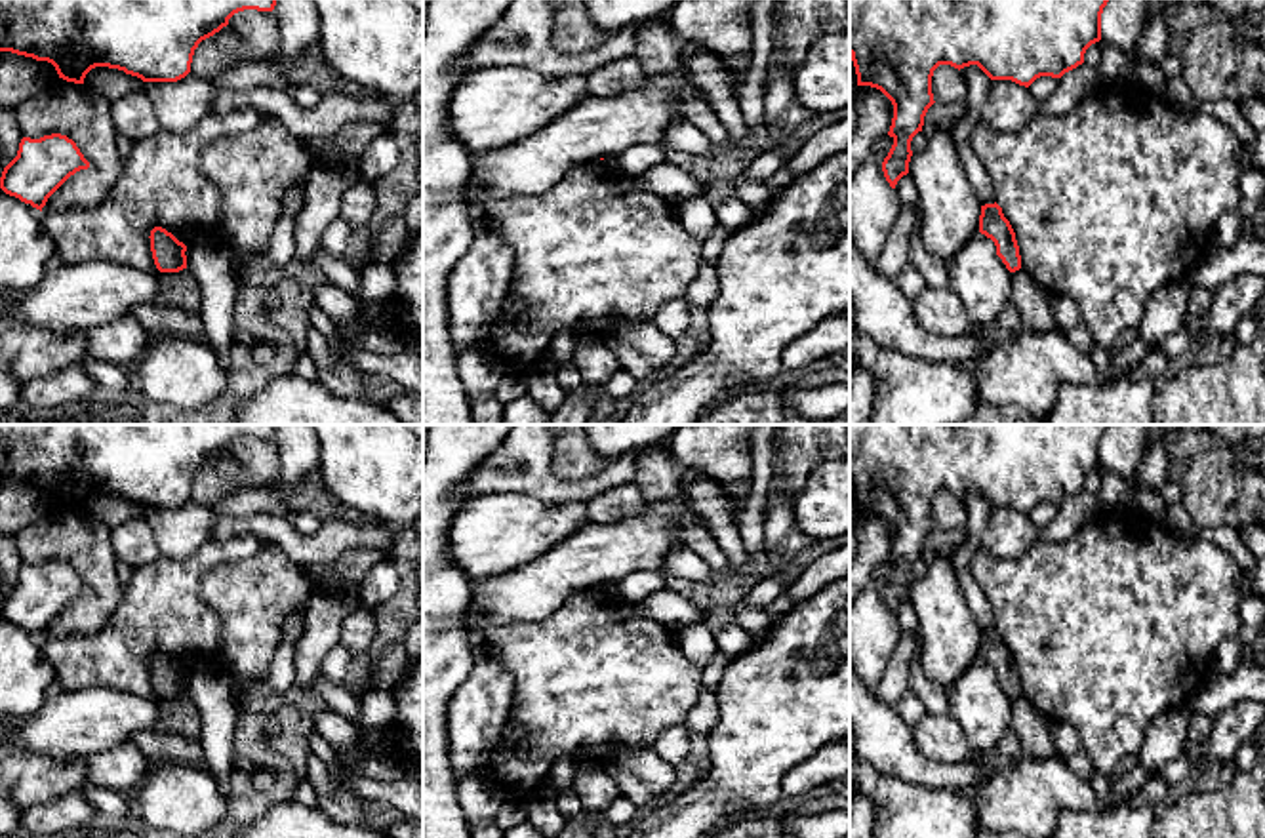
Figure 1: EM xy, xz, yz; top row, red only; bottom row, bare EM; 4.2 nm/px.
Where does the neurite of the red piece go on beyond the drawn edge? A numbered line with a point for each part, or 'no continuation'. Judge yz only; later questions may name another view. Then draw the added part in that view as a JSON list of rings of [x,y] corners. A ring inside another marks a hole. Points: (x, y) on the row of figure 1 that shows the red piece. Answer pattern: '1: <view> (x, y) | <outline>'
no continuation

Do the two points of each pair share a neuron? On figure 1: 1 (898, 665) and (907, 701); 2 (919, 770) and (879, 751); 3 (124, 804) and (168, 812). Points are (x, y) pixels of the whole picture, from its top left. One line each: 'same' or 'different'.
1: different
2: same
3: different

